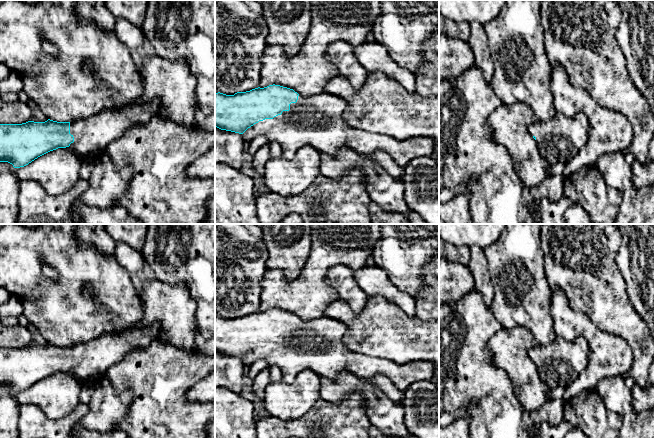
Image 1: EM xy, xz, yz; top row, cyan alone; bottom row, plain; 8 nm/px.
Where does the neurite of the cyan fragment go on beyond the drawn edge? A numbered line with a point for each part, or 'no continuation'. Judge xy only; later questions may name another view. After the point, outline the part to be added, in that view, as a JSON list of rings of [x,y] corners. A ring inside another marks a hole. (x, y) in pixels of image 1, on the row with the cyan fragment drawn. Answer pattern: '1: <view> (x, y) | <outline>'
1: xy (92, 135) | [[[150,98],[120,109],[105,109],[87,118],[72,119],[70,121],[70,134],[74,137],[74,142],[65,149],[74,151],[84,160],[95,159],[100,154],[106,153],[108,144],[121,137],[127,130],[136,125],[147,124],[152,118],[158,117],[159,104],[157,98]]]

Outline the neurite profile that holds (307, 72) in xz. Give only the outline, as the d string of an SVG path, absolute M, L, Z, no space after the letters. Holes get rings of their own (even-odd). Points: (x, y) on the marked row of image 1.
M311 0L311 27L302 48L294 55L288 56L284 46L267 46L261 57L259 87L280 85L293 89L299 95L311 96L324 92L325 85L338 75L338 69L327 59L327 49L336 41L345 41L353 46L367 41L373 25L382 12L380 0Z

